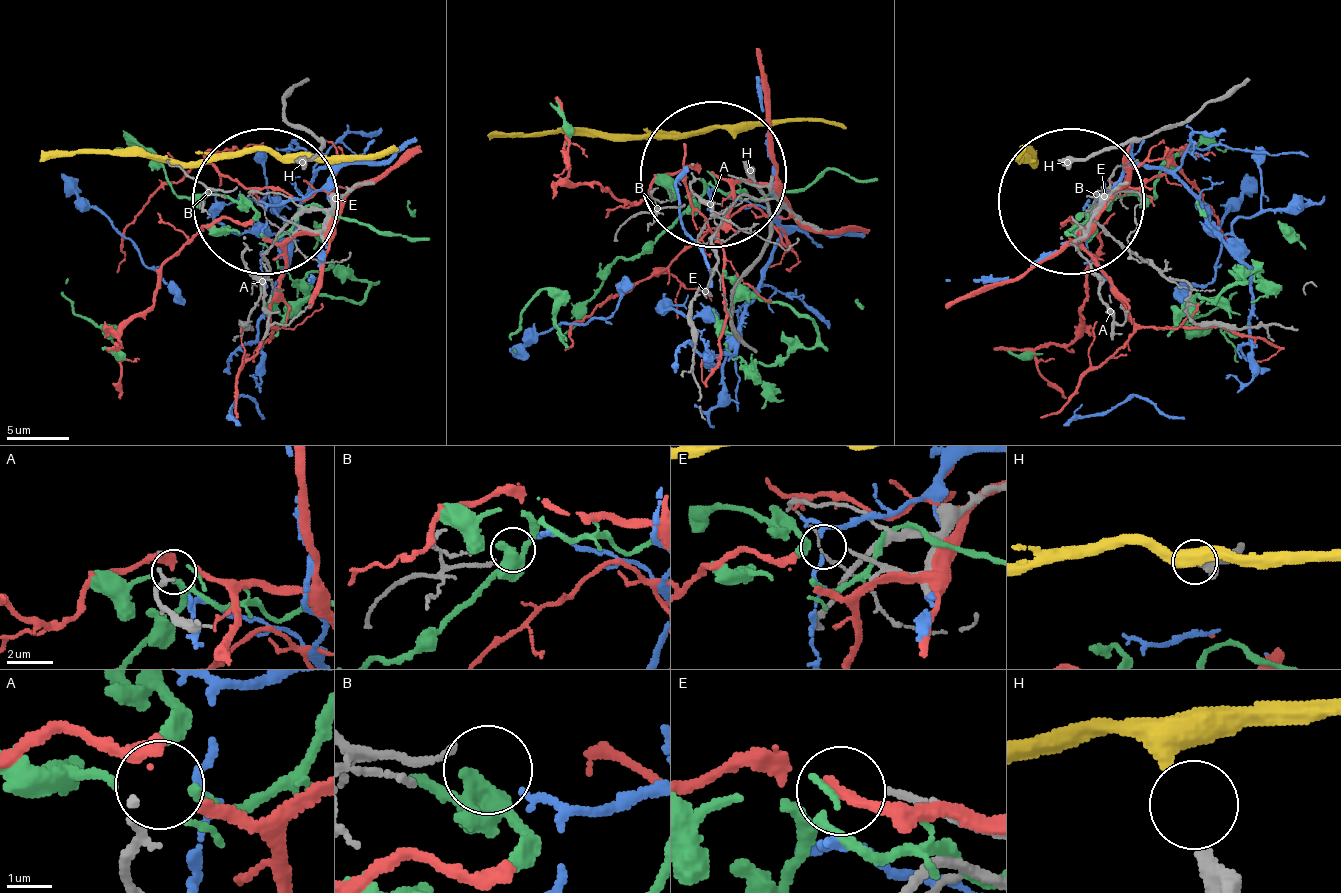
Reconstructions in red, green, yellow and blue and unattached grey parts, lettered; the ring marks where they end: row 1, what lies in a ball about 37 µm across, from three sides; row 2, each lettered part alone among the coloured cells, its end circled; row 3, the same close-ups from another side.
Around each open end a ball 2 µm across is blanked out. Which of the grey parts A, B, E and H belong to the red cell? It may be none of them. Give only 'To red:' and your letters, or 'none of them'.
To red: none of them

